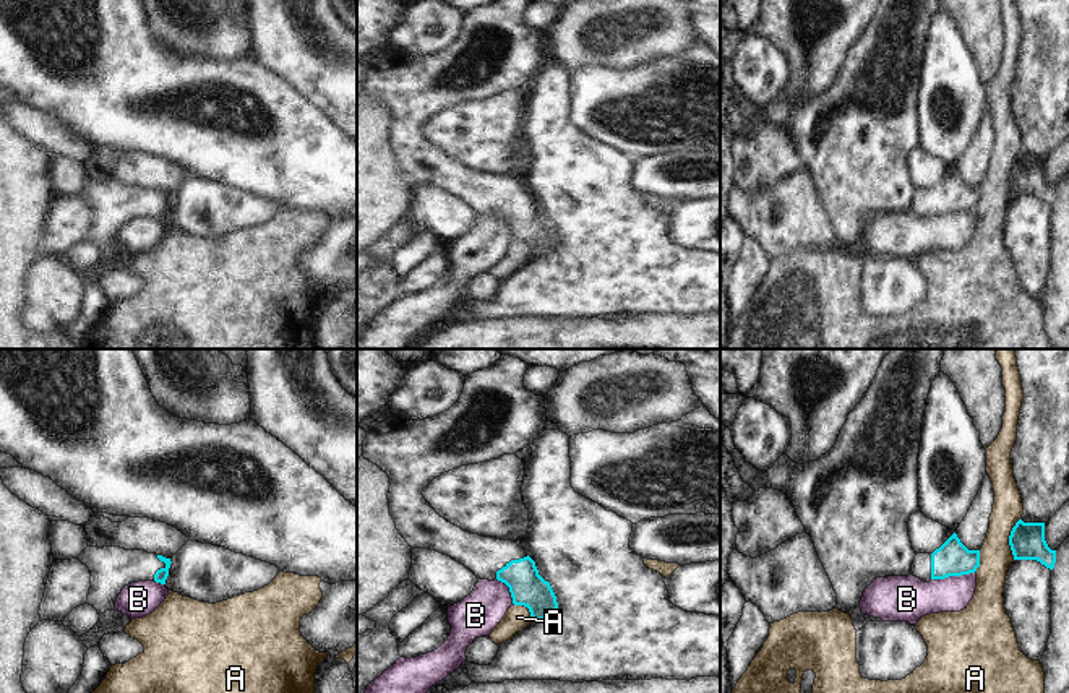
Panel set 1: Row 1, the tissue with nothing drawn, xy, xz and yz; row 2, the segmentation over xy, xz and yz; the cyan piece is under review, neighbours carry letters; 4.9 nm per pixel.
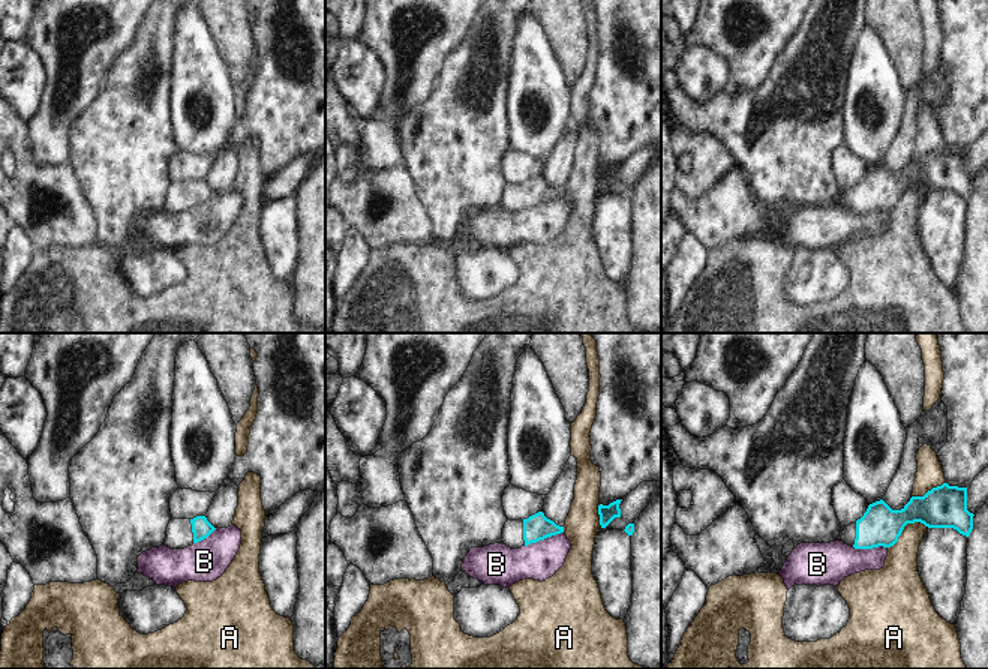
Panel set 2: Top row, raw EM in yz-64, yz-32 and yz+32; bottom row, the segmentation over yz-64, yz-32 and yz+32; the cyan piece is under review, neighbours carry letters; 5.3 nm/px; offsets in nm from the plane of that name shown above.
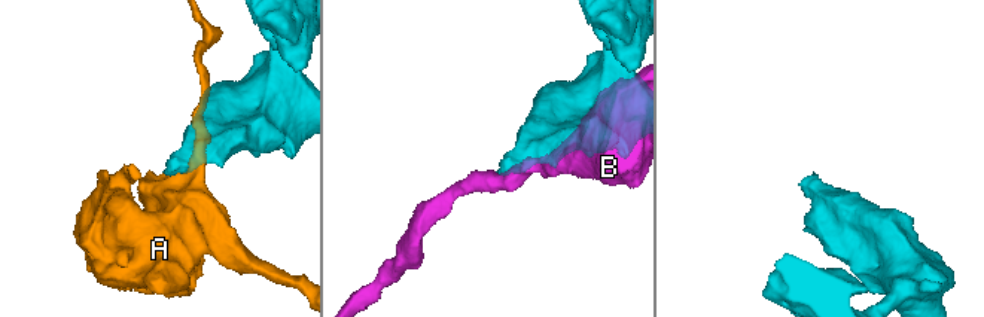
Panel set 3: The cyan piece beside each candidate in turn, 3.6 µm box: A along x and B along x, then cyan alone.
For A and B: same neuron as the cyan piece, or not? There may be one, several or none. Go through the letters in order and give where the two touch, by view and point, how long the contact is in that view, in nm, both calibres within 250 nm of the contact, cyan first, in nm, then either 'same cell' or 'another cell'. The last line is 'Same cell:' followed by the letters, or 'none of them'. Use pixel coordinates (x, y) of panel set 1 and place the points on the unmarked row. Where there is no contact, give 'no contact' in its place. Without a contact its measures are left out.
A: yz (1009, 176) | 220 nm | 180/160 nm | another cell
B: yz (953, 211) | 220 nm | 180/220 nm | another cell
Same cell: none of them

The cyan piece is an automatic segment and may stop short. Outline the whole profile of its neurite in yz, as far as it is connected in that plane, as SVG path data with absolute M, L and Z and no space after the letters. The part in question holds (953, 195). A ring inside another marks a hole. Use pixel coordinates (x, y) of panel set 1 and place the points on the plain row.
M954 169L933 190L917 190L912 211L929 219L949 213L975 209L980 203L980 187L968 187Z

